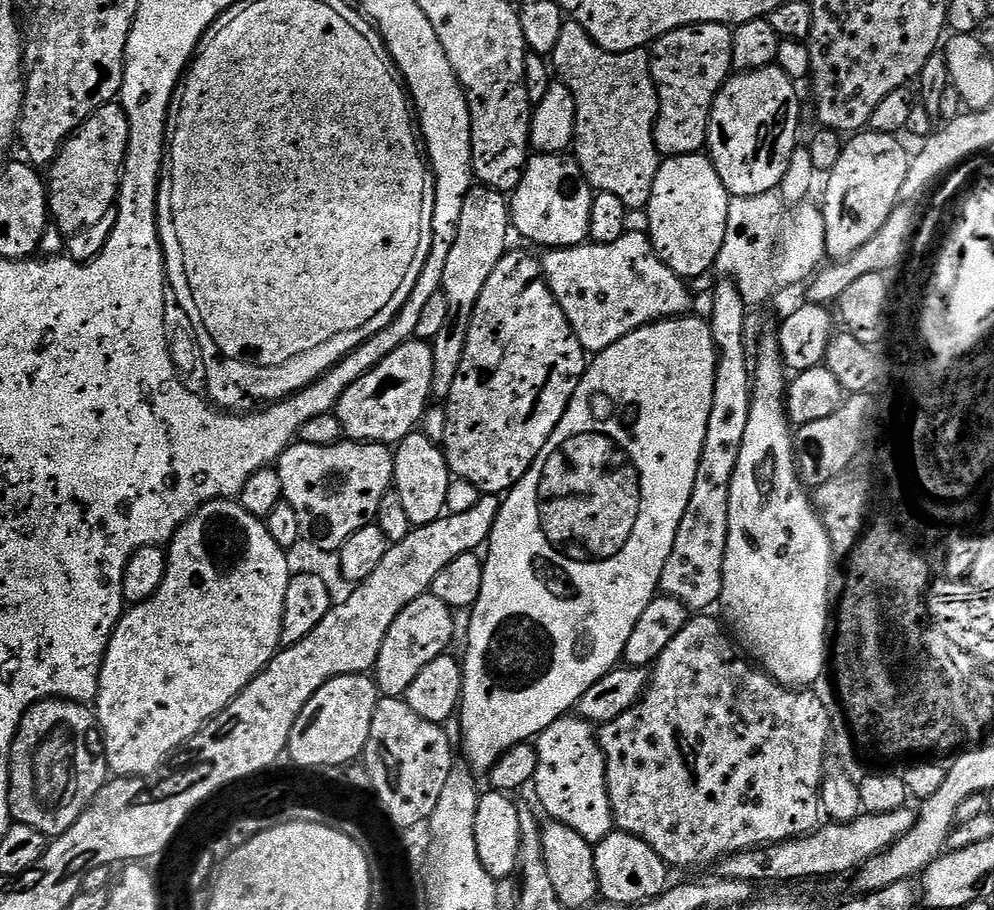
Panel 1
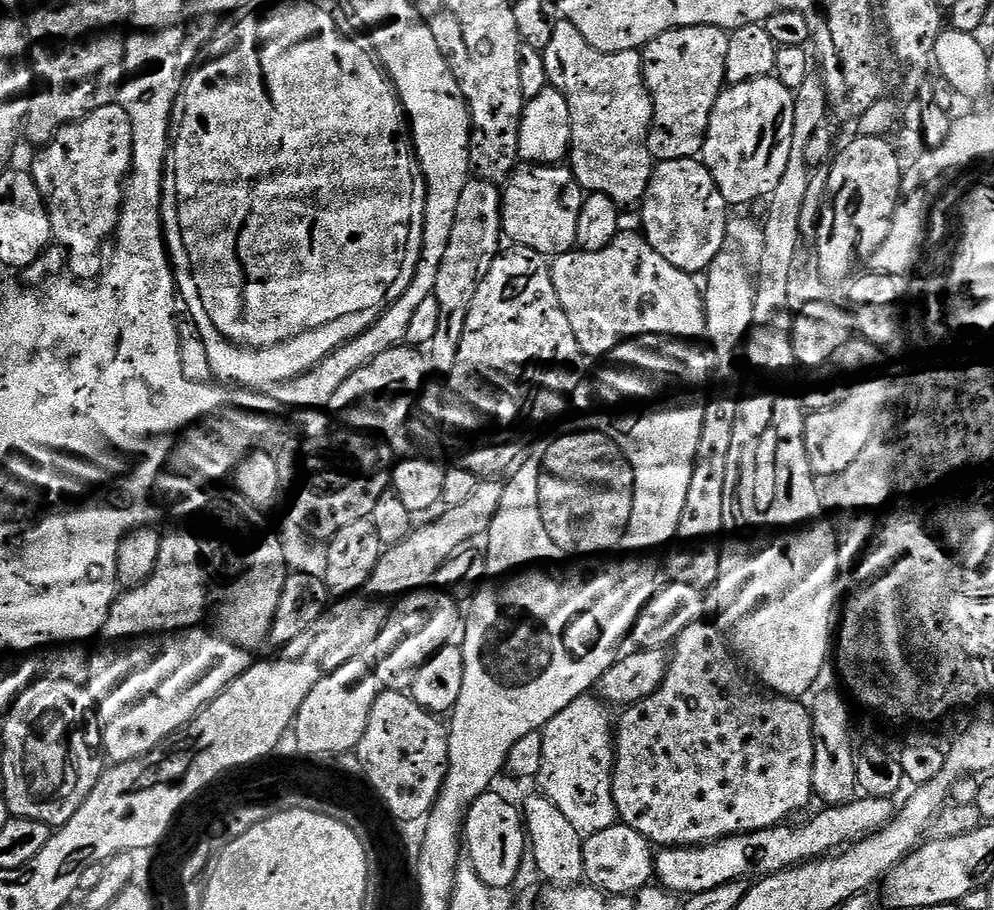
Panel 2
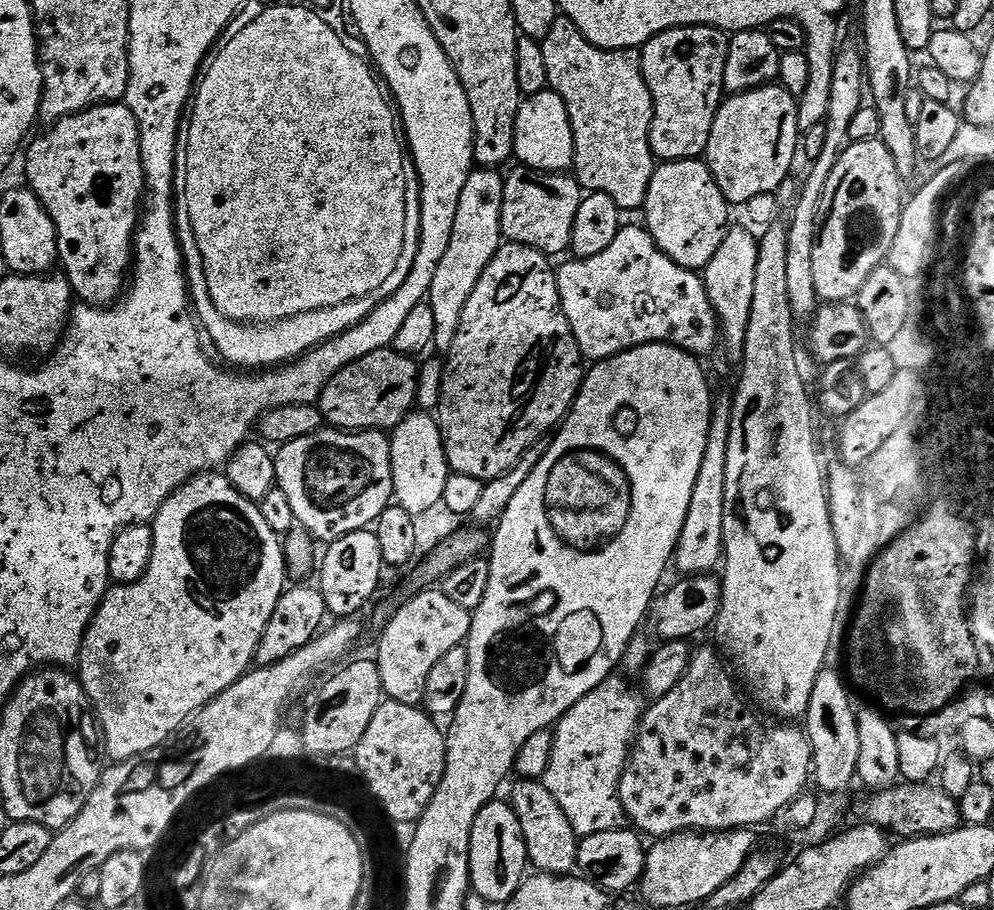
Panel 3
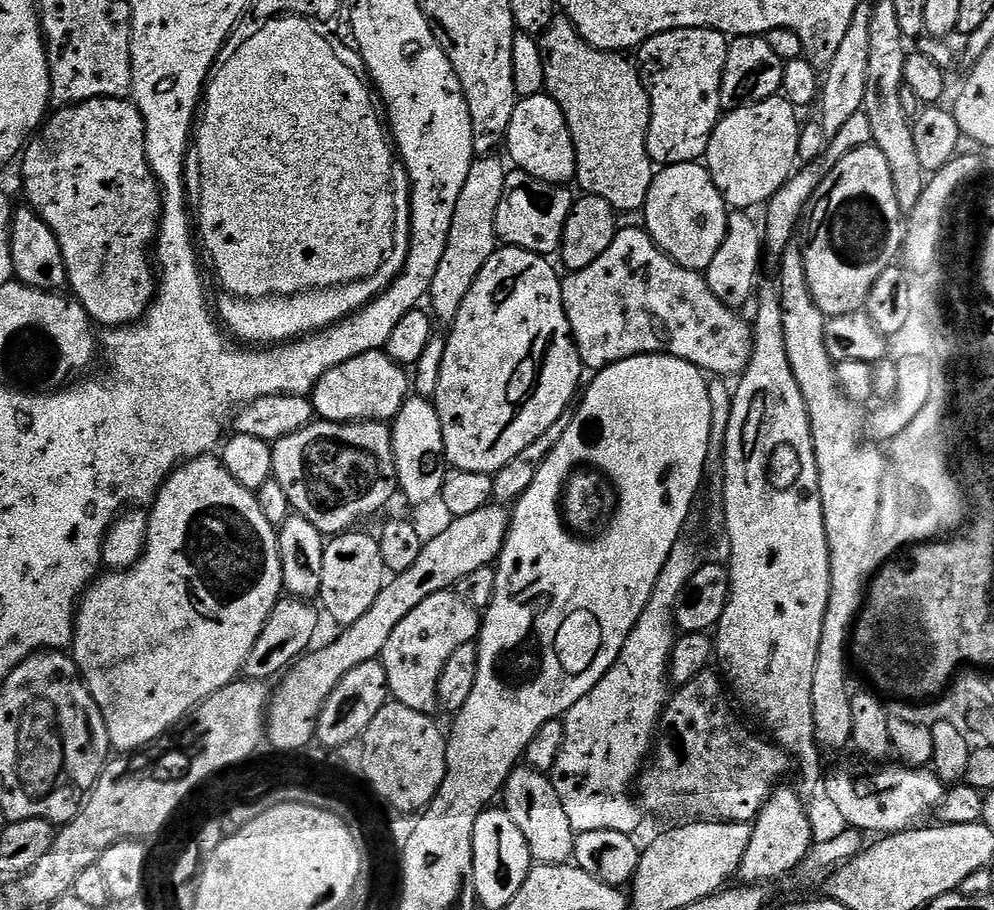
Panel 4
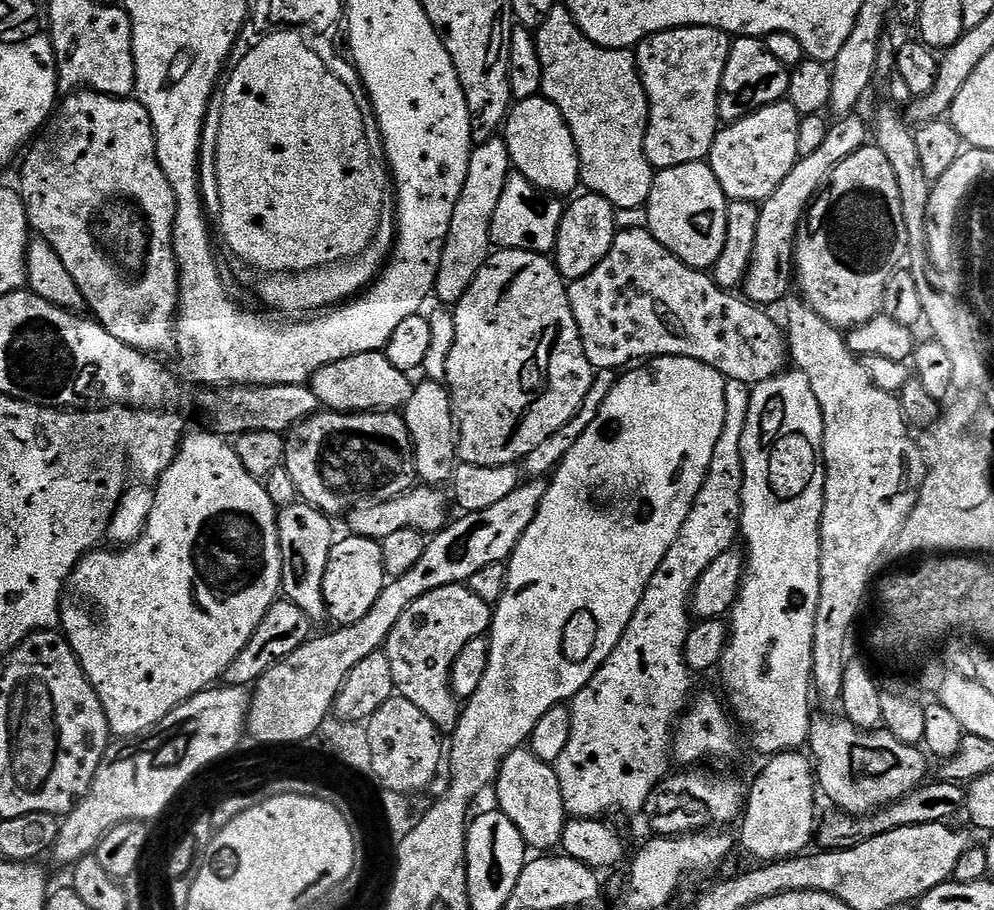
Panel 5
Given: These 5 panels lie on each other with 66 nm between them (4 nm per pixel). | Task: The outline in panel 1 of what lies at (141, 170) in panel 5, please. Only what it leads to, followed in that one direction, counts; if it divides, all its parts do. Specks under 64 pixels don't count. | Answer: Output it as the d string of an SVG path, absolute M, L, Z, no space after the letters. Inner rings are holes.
M113 102L93 112L61 146L46 172L48 211L61 232L80 232L113 211L120 194L120 177L129 138L126 114L119 103Z

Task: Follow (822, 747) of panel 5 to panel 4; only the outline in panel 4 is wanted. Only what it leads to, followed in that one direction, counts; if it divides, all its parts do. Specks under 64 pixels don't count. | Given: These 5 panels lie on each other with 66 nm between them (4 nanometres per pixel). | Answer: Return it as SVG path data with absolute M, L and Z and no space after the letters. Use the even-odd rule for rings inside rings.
M900 765L886 768L871 780L856 782L846 770L836 771L826 782L826 796L839 816L855 831L892 835L915 827L930 810L935 811L944 798L945 783L928 766Z

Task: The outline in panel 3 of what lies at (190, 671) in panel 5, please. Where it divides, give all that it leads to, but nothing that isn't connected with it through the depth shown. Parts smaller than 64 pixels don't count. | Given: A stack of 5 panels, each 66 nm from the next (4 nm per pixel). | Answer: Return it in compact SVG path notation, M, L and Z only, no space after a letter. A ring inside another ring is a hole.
M213 470L196 476L180 487L173 496L166 498L155 520L151 521L150 527L154 538L154 550L146 574L133 584L109 587L107 594L104 595L104 601L98 606L86 630L86 638L80 647L78 679L85 694L92 701L93 708L96 709L103 743L108 743L108 752L113 756L111 759L116 762L133 760L151 748L157 748L172 733L181 731L204 705L226 691L234 682L238 682L240 677L253 667L258 642L262 642L262 634L274 614L274 606L278 606L278 598L282 598L286 587L286 565L281 537L276 536L274 530L270 530L270 525L266 523L266 518L262 518L259 503L238 494L238 490L234 490L227 475L219 471Z

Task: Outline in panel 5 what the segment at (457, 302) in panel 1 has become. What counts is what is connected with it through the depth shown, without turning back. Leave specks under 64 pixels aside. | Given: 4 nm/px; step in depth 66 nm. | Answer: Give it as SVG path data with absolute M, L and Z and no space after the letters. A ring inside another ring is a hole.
M493 138L473 147L466 182L462 186L462 194L458 194L458 206L454 206L454 218L450 218L450 230L438 266L434 296L440 299L437 301L441 305L455 306L462 294L470 290L470 282L474 282L478 270L482 270L488 261L494 248L490 222L498 206L498 198L502 198L502 186L506 186L506 178L513 168L507 142L503 138Z

